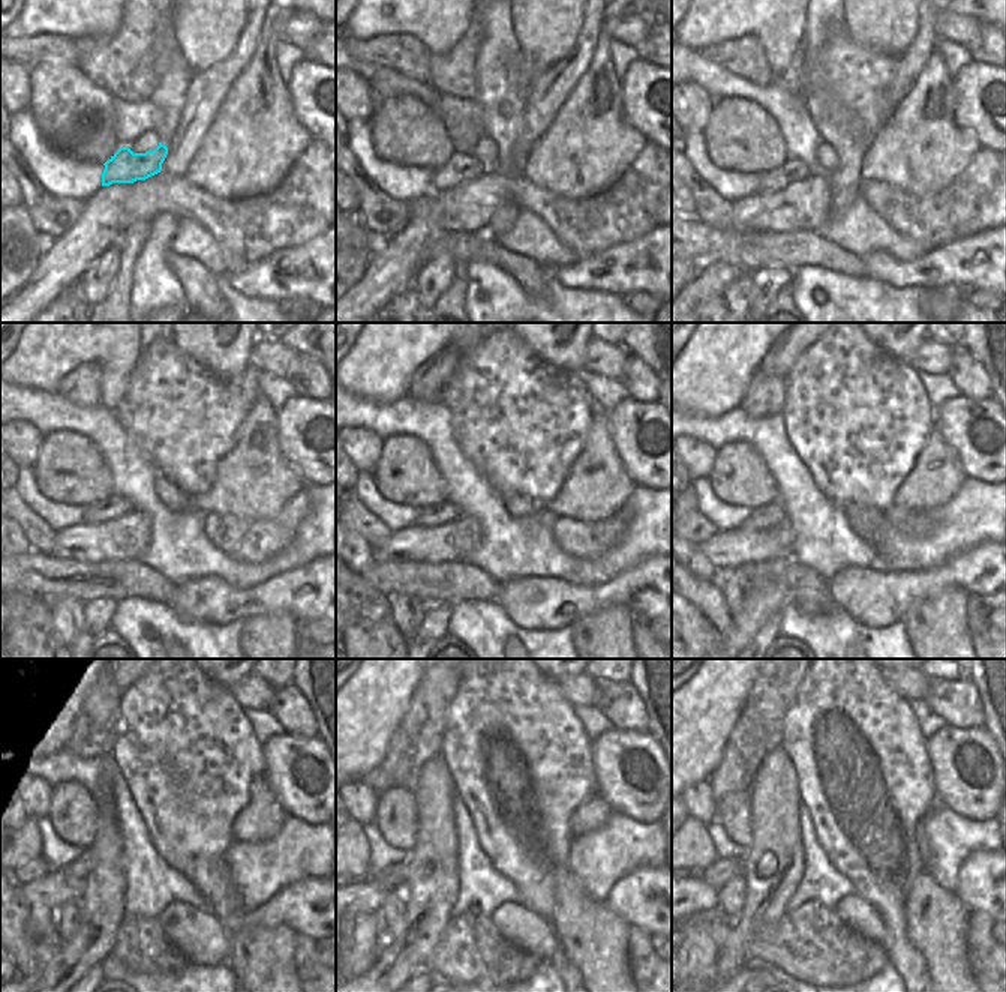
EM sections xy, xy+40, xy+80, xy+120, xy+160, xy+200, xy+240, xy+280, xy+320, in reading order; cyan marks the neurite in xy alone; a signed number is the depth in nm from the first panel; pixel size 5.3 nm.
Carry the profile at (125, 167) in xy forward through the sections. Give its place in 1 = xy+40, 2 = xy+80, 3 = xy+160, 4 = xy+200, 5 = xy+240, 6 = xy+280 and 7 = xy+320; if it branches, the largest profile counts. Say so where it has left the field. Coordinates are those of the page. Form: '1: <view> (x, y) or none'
1: xy+40 (461, 167)
2: xy+80 (792, 170)
3: xy+160 (434, 515)
4: xy+200 (771, 515)
5: xy+240 (75, 872)
6: xy+280 (392, 877)
7: xy+320 (723, 869)

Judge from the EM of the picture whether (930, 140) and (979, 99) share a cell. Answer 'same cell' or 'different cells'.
different cells

